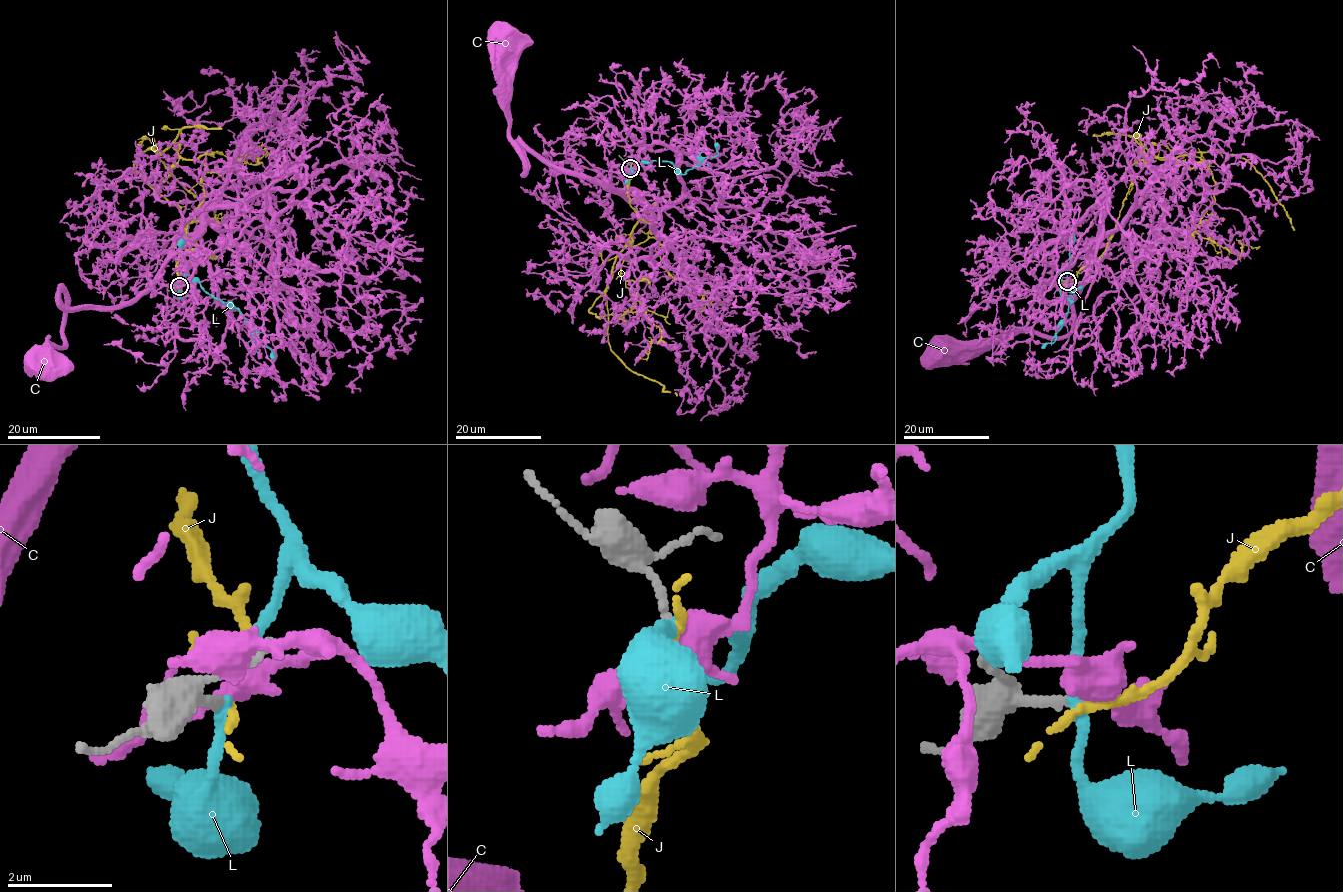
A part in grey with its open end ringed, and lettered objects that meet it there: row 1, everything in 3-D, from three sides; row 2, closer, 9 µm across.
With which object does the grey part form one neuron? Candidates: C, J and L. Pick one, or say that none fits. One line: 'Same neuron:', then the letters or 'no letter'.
Same neuron: J

